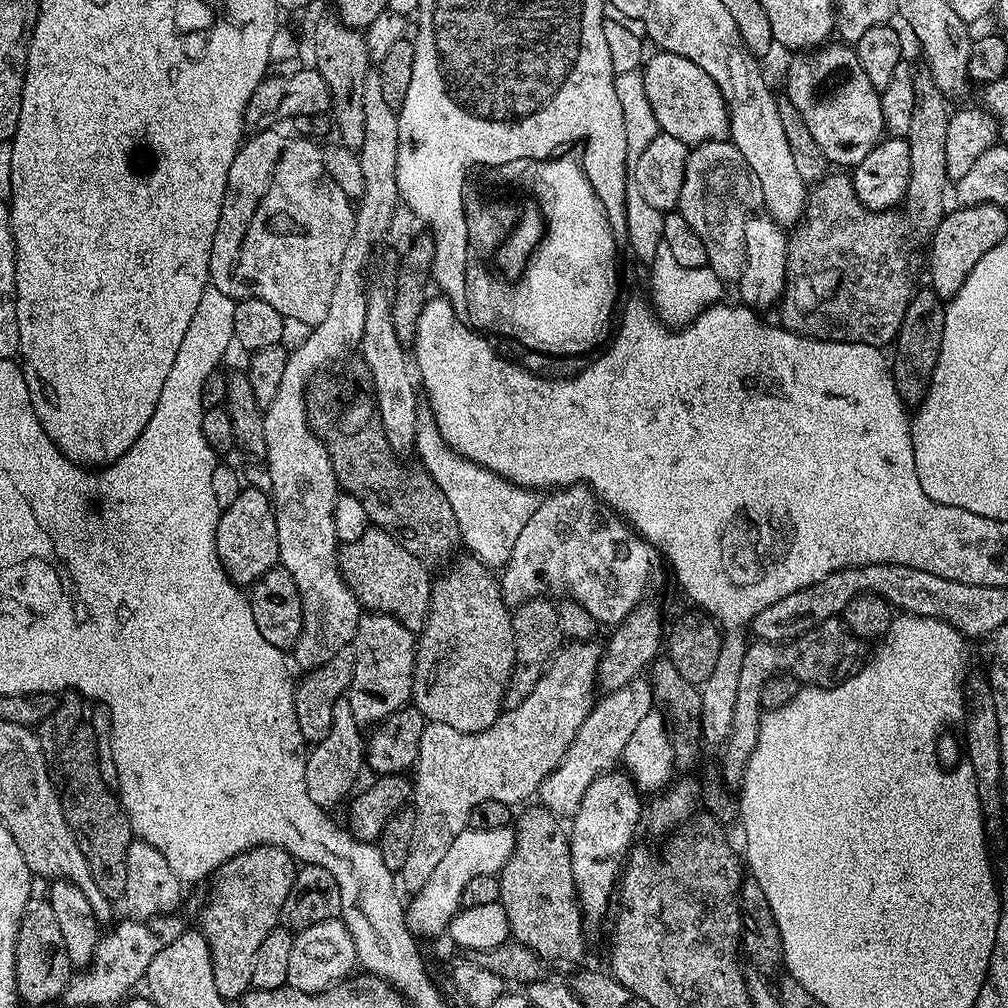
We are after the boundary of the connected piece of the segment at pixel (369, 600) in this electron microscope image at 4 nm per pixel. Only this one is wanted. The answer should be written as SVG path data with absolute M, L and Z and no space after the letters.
M369 526L358 542L343 545L338 555L340 578L350 586L360 605L368 612L393 616L413 634L422 631L428 617L434 576L428 573L429 565L421 557L410 554L390 534L375 526Z

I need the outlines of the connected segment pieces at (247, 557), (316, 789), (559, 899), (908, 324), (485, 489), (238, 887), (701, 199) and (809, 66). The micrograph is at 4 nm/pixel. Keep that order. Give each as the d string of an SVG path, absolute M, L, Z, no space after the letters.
M244 486L230 508L221 511L216 531L218 558L228 577L241 586L255 584L280 563L276 510L272 507L269 493L261 488Z
M333 699L330 704L330 734L326 734L326 738L322 738L308 752L306 790L310 790L310 798L314 798L319 808L332 810L344 795L347 797L357 787L356 779L360 776L360 768L362 772L365 764L366 740L362 735L362 725L354 722L348 699Z
M543 806L519 813L514 824L516 849L498 874L500 898L506 910L513 941L528 946L544 961L565 960L572 964L584 956L586 921L576 898L576 883L570 858L570 836L561 817Z
M931 287L913 291L912 300L906 306L902 326L894 341L896 353L890 356L894 386L905 405L916 406L928 393L934 370L938 366L938 354L942 350L942 330L946 326L946 304Z
M420 410L416 413L416 447L414 452L415 455L420 455L419 463L430 474L430 478L434 478L434 482L442 490L442 494L446 494L446 502L450 502L450 510L454 510L454 518L458 518L463 547L483 564L503 566L510 558L510 550L514 550L514 541L517 540L518 534L522 534L526 522L530 522L530 514L534 514L538 503L537 493L521 488L518 484L513 484L511 480L504 479L503 476L491 472L489 468L484 468L481 464L475 464L472 460L457 456L445 440L440 437L440 431L435 420L432 419L431 411Z
M271 843L247 848L215 873L212 893L200 912L198 928L210 946L214 986L224 1000L239 1001L252 988L250 970L254 970L254 953L266 934L280 924L282 902L286 902L286 894L294 886L297 867L288 851Z
M731 139L707 140L689 151L678 211L689 223L690 230L701 239L708 255L707 267L712 268L714 274L718 274L725 282L739 281L746 262L746 222L750 222L752 215L761 211L763 202L762 182L758 182L758 174L746 166L746 158L742 158Z
M829 42L815 50L793 55L791 59L788 64L786 98L794 102L794 110L802 114L802 122L806 122L818 146L822 146L822 154L826 154L828 161L836 166L855 166L862 162L872 147L880 143L885 131L880 92L872 85L870 78L866 78L866 70L862 70L862 62L858 62L855 47L844 42Z

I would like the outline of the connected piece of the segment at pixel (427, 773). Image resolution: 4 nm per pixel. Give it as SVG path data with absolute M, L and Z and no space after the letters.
M596 642L565 643L538 678L534 690L530 690L530 694L518 702L518 706L501 711L499 718L481 732L463 732L454 730L454 726L425 723L422 746L418 746L411 799L411 803L416 804L416 837L410 858L406 858L398 873L399 883L403 887L405 884L409 893L415 894L422 886L426 886L426 882L430 882L430 874L434 874L438 862L446 858L446 850L454 846L454 838L458 838L458 834L462 834L468 827L468 819L478 802L493 800L516 806L519 800L524 800L527 796L535 797L539 793L541 782L562 762L593 708L594 697L597 695L595 692L598 692L597 672L601 653L601 645L596 645Z

